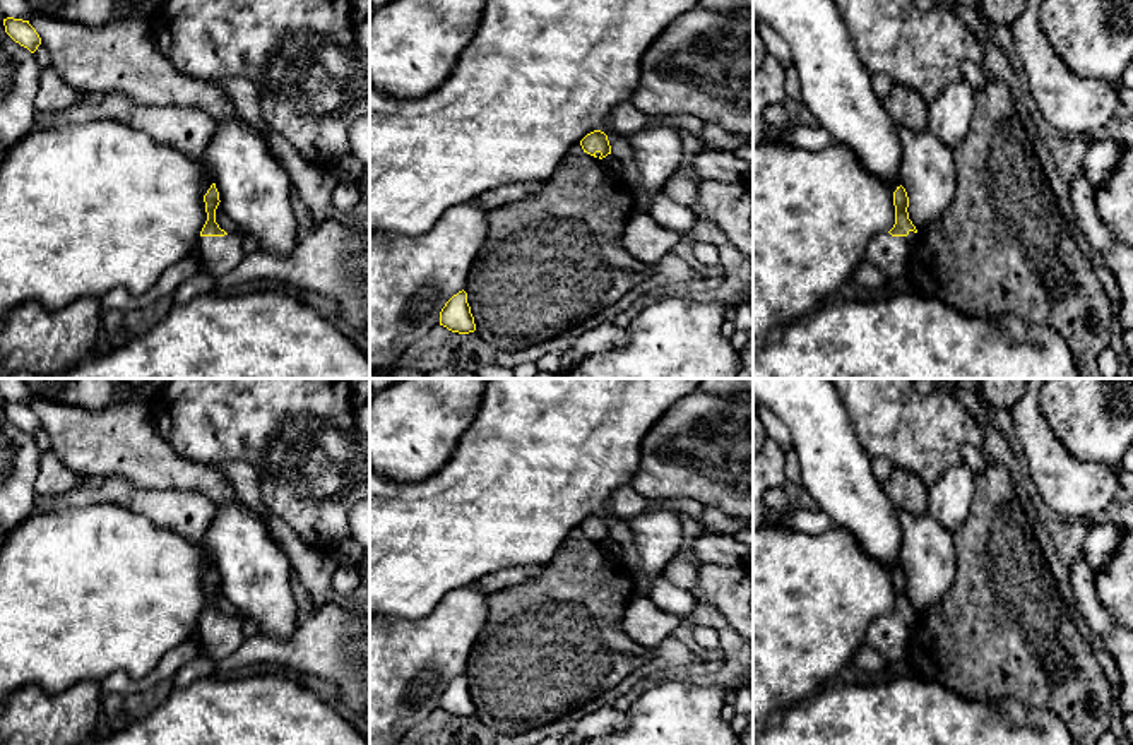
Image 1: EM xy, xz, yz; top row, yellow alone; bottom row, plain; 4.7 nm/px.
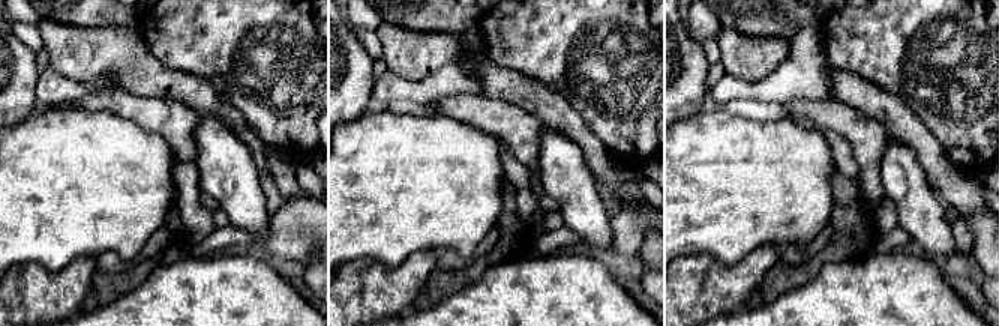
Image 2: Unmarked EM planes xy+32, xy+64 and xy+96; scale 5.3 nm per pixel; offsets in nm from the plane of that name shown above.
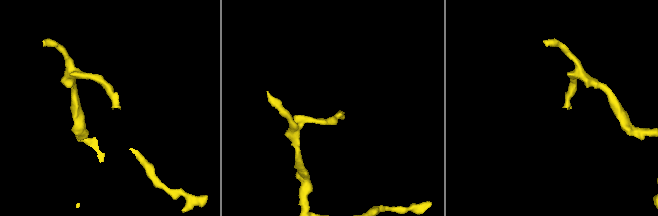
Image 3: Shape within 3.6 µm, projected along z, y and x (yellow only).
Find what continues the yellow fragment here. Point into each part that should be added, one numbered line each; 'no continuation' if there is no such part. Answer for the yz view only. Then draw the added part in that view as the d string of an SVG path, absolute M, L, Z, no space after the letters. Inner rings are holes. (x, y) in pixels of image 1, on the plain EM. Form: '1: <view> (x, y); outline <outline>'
1: yz (890, 637); outline M888 615L875 618L868 627L868 644L871 644L888 665L907 656L907 644L916 627L917 617L907 620L892 620Z

